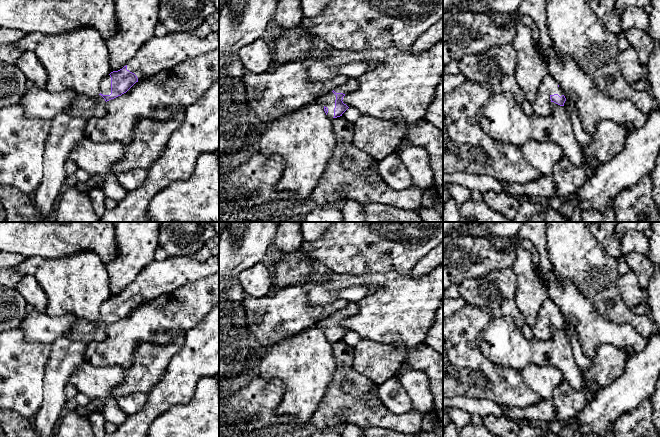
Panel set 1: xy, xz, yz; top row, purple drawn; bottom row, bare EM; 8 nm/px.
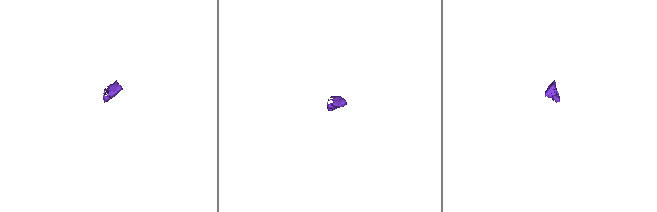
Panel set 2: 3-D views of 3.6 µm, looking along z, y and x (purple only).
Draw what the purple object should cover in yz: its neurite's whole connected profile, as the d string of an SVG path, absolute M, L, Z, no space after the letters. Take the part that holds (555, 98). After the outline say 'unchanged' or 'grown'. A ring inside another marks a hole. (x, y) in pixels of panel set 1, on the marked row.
M546 75L539 85L537 97L531 103L534 114L539 116L548 116L551 114L551 103L554 102L564 106L566 101L563 91L552 76Z; grown

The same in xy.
M212 31L206 37L197 37L190 32L167 33L163 37L155 36L149 40L122 69L111 72L100 83L100 94L97 97L80 95L73 101L68 114L84 119L104 117L106 102L126 93L142 77L152 77L157 73L172 68L189 59L219 49L219 32Z; grown

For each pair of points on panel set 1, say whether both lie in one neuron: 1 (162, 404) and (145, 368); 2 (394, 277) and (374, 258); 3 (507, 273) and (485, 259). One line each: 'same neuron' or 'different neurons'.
1: different neurons
2: different neurons
3: different neurons

